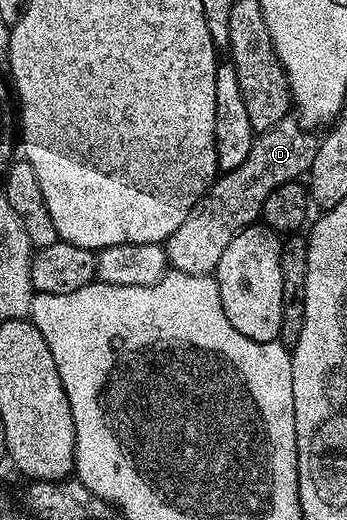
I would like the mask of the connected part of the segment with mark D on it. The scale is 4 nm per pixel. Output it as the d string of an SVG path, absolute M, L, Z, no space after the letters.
M292 115L283 117L276 128L263 130L253 140L246 163L221 172L190 215L186 215L182 227L168 237L164 251L169 266L175 272L186 275L206 277L215 274L222 251L230 247L230 239L234 239L234 235L241 233L246 226L257 224L270 191L307 174L314 163L317 144L317 134L305 129Z

